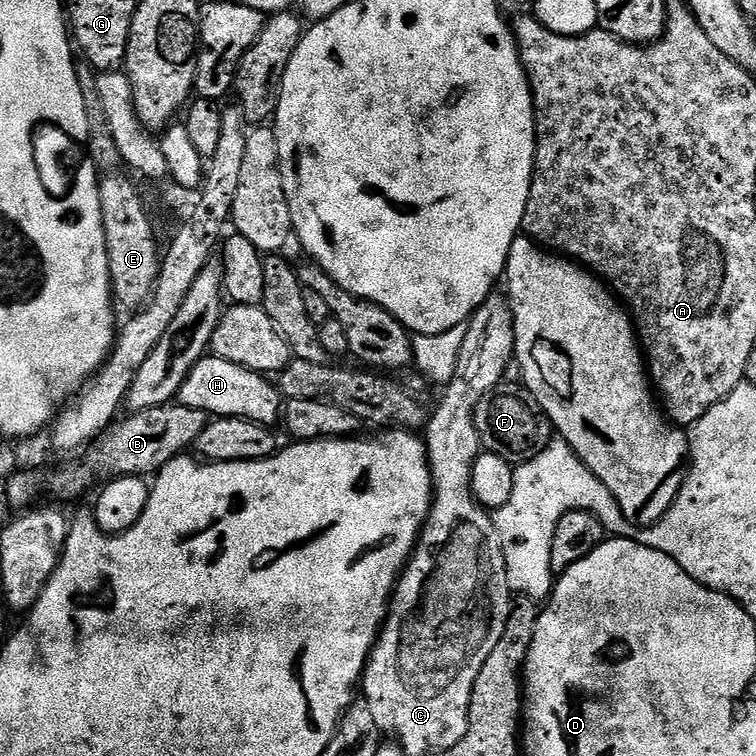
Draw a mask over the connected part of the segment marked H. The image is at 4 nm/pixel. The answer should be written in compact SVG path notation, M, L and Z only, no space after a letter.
M209 354L197 362L194 370L190 370L186 382L182 382L178 400L179 403L207 412L213 417L241 416L272 426L282 416L282 393L273 381L271 384L268 380L271 379L267 375L252 372L234 362L226 362L226 358Z

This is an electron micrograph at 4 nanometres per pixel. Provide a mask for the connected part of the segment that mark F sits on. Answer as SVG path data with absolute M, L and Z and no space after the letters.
M501 382L489 390L476 406L475 420L481 445L513 466L542 454L554 439L552 419L520 382Z

